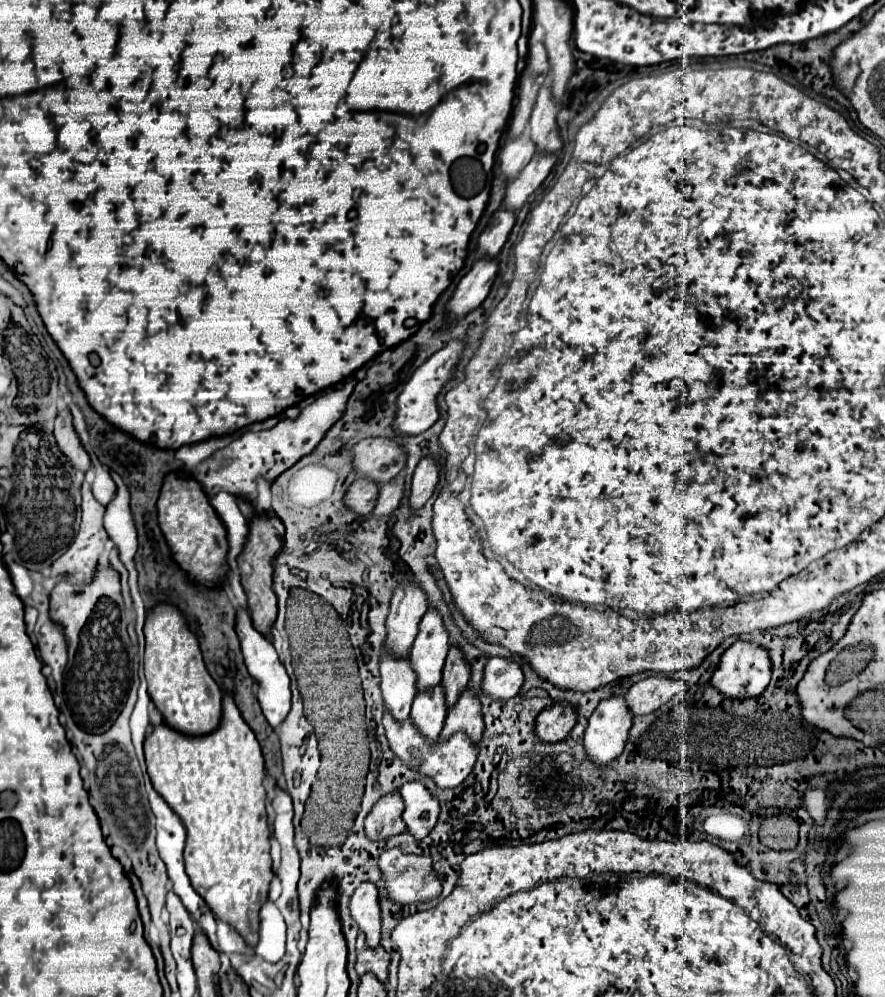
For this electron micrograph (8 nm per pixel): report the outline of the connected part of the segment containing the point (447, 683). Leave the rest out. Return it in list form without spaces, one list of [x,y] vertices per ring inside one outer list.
[[[452,645],[448,651],[448,657],[446,657],[444,673],[442,673],[442,687],[446,691],[448,705],[456,703],[460,693],[466,689],[468,679],[470,679],[470,665],[468,665],[464,653]]]

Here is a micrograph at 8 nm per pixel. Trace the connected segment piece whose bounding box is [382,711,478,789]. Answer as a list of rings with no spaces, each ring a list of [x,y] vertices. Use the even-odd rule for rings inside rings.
[[[388,711],[384,713],[384,729],[386,729],[386,737],[390,743],[390,749],[400,757],[402,763],[406,763],[412,769],[418,769],[420,773],[432,777],[436,781],[438,787],[442,789],[450,789],[450,787],[458,787],[472,771],[476,759],[478,759],[478,743],[474,743],[466,733],[454,733],[450,739],[446,741],[428,741],[428,739],[420,739],[418,729],[412,725],[412,719],[408,717],[406,721],[398,723]]]

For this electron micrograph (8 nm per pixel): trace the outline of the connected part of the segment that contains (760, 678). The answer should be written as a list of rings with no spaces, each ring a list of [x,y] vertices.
[[[736,641],[720,659],[720,665],[716,673],[712,675],[712,685],[722,691],[726,697],[732,699],[748,699],[748,697],[758,697],[770,683],[772,675],[772,663],[768,657],[768,649],[756,643],[748,641]]]

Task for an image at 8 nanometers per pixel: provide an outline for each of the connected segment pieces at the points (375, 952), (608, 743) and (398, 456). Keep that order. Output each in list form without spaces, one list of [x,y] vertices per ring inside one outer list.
[[[368,945],[358,947],[358,961],[356,961],[358,975],[374,973],[380,981],[386,981],[388,965],[390,965],[390,955],[384,951],[382,945],[378,945],[374,949]]]
[[[608,697],[600,701],[584,733],[588,759],[592,759],[596,765],[608,765],[614,761],[624,749],[630,727],[632,713],[624,697]]]
[[[364,439],[352,449],[354,469],[376,483],[388,483],[406,465],[406,449],[394,439]]]

